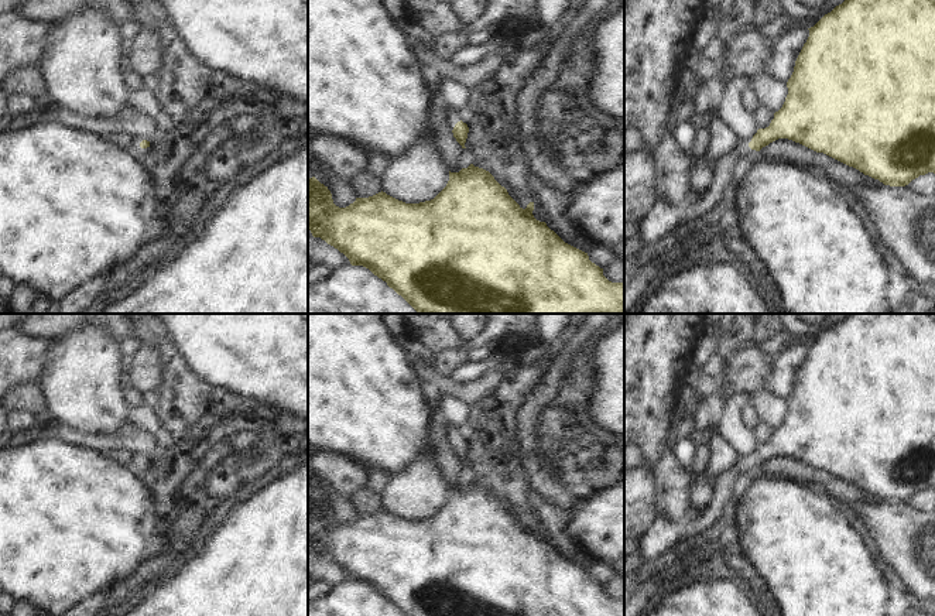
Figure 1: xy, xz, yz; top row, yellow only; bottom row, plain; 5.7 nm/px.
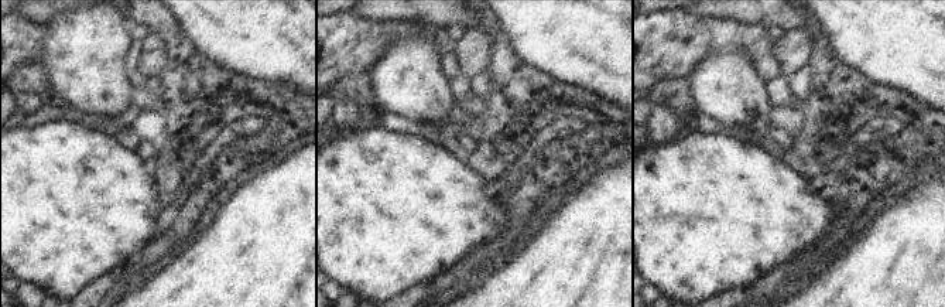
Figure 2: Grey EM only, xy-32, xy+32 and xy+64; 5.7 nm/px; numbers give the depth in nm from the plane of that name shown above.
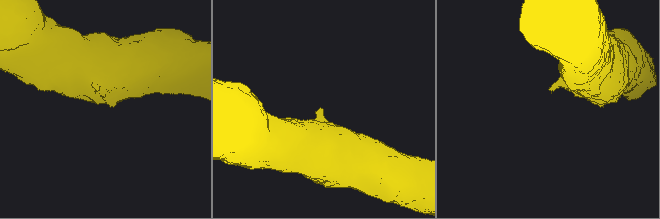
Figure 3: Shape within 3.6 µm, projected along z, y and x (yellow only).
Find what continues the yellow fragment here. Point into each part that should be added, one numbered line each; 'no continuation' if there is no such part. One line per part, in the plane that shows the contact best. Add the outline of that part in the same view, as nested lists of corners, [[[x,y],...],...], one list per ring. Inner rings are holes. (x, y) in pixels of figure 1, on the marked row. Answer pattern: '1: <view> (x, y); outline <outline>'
1: xy (139, 153); outline [[[131,137],[131,140],[130,140],[130,146],[131,146],[130,154],[138,161],[141,168],[145,168],[145,164],[143,162],[143,158],[147,155],[148,147],[147,148],[140,147],[140,143],[143,140],[150,141],[148,138]]]

